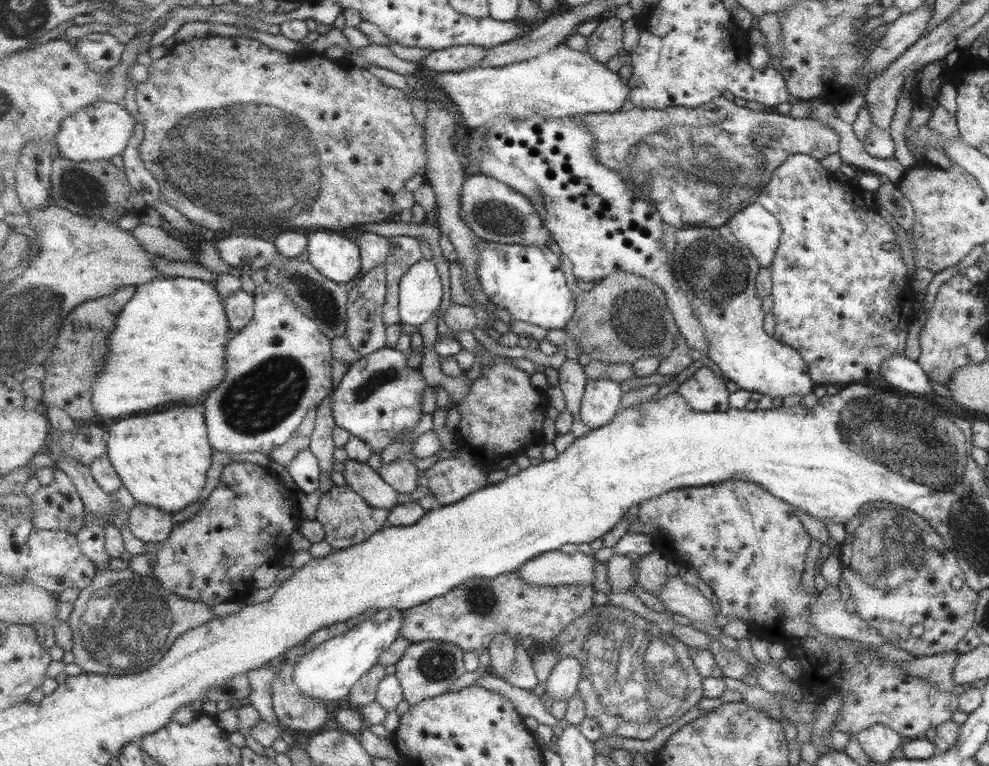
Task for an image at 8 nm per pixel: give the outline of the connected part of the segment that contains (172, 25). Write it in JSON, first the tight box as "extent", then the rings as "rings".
{"extent":[149,5,216,47],"rings":[[[212,5],[207,7],[174,6],[164,14],[168,16],[168,21],[165,23],[163,28],[159,28],[159,30],[153,34],[153,40],[149,42],[149,47],[161,46],[167,38],[175,36],[177,34],[177,30],[187,23],[191,23],[193,21],[206,22],[208,17],[215,10],[216,8]]]}

